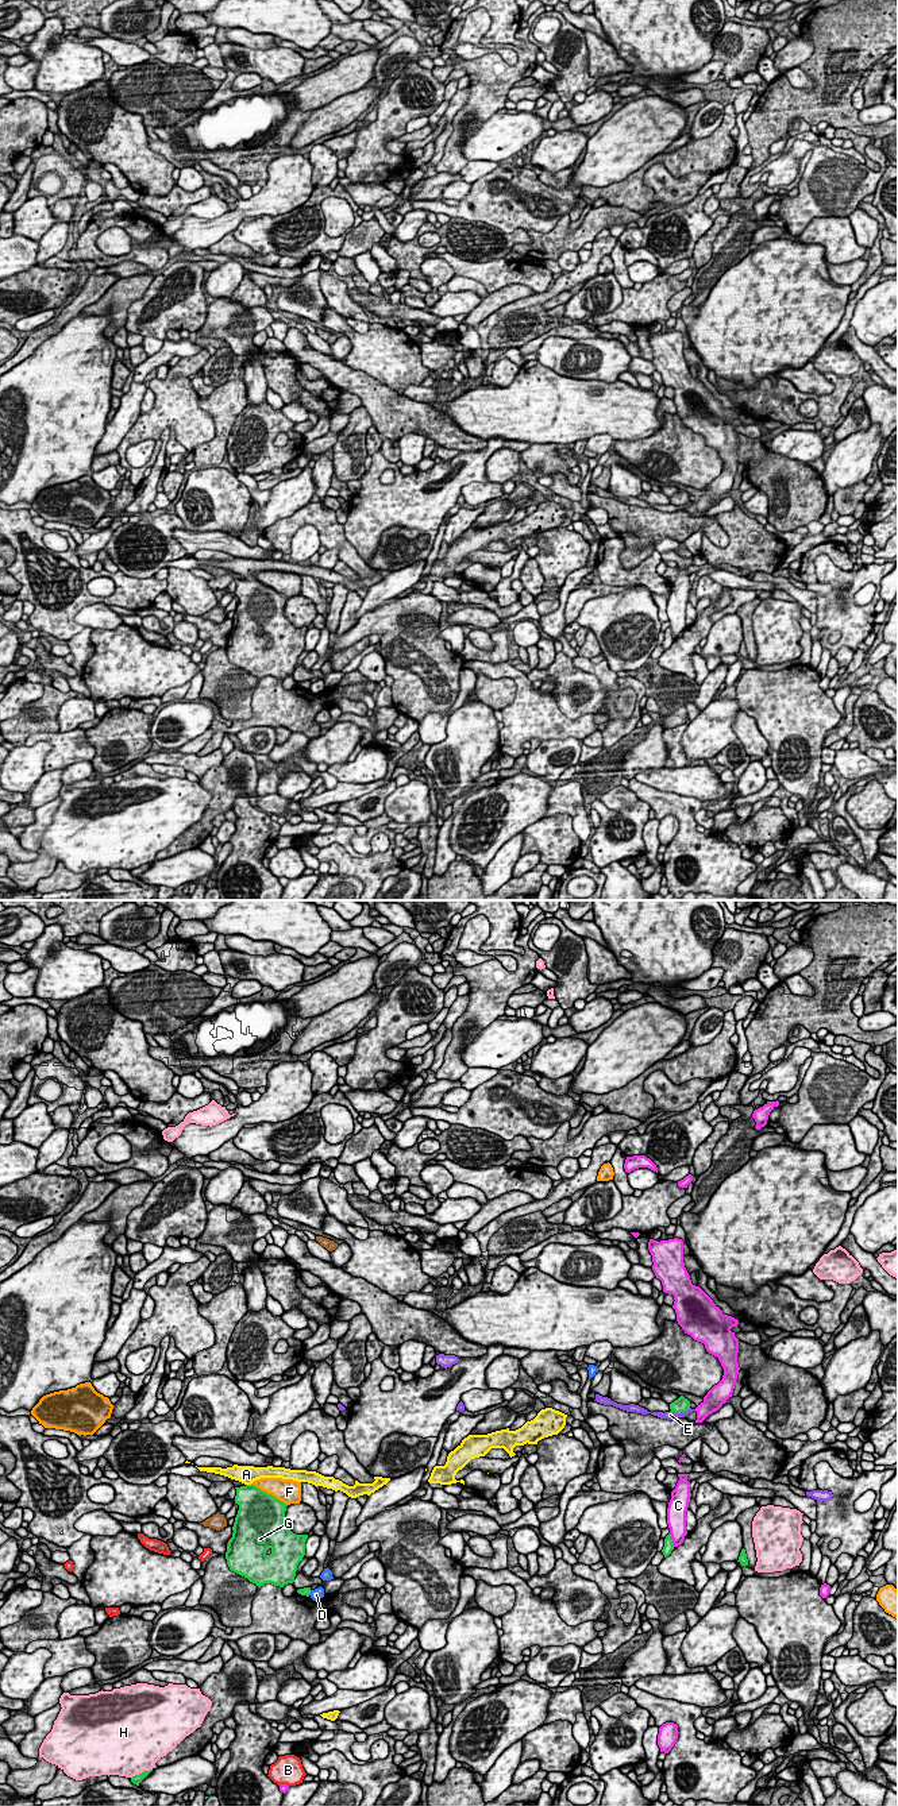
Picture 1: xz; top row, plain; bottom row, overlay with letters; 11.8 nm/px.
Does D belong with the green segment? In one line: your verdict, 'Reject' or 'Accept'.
Reject

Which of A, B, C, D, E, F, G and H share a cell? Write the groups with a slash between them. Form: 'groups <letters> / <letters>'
groups A / B / C / D / E / F / G / H

